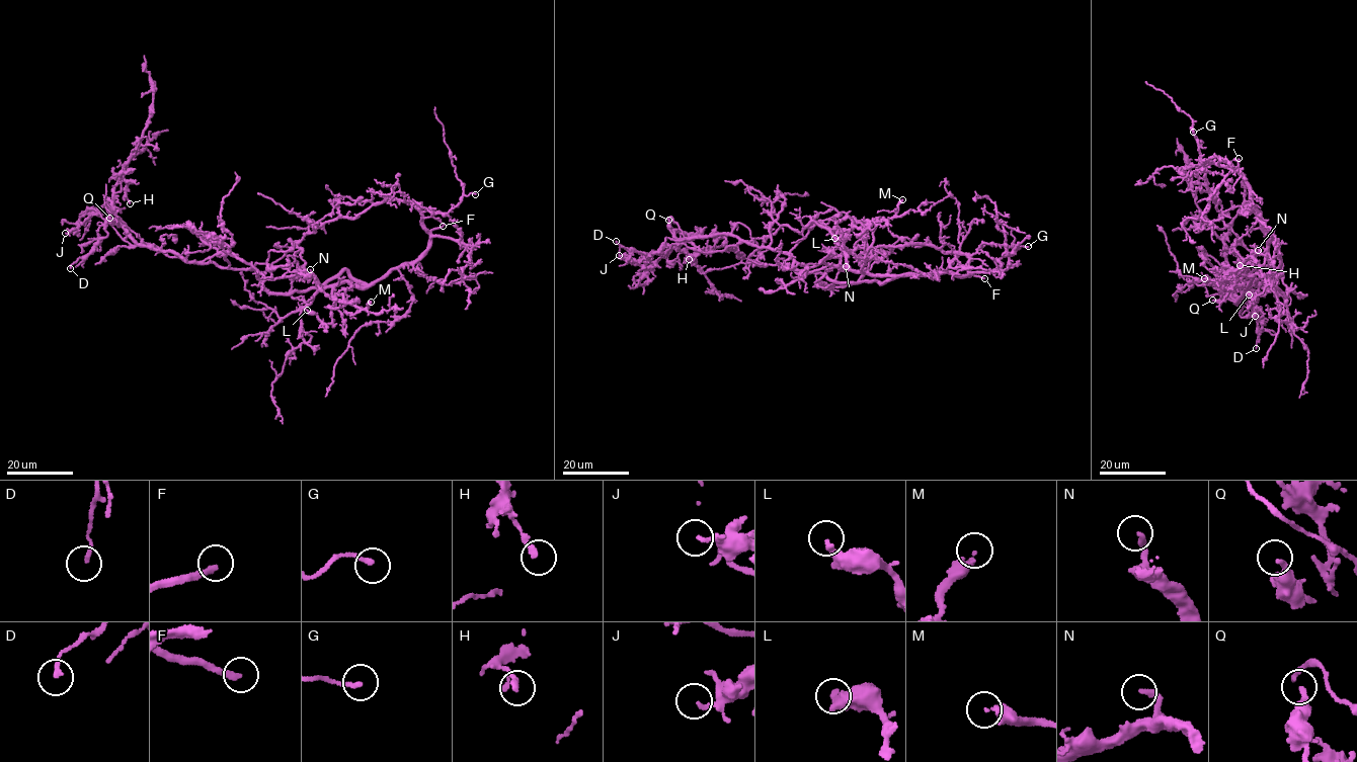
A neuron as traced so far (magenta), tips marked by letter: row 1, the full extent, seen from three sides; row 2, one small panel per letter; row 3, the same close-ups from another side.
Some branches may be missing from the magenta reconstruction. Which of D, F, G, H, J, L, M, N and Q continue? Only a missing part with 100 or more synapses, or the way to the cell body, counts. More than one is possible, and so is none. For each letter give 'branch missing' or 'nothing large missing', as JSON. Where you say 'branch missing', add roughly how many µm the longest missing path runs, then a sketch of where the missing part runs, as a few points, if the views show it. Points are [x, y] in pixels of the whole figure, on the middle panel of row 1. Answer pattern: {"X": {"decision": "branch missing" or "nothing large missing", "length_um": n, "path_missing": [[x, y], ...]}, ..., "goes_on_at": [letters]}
{"D": {"decision": "nothing large missing"}, "F": {"decision": "branch missing", "length_um": 70, "path_missing": [[984, 278], [1001, 282], [1043, 272], [1043, 284], [1049, 289], [1056, 273], [1060, 278]]}, "G": {"decision": "nothing large missing"}, "H": {"decision": "nothing large missing"}, "J": {"decision": "nothing large missing"}, "L": {"decision": "nothing large missing"}, "M": {"decision": "nothing large missing"}, "N": {"decision": "nothing large missing"}, "Q": {"decision": "nothing large missing"}, "goes_on_at": ["F"]}

